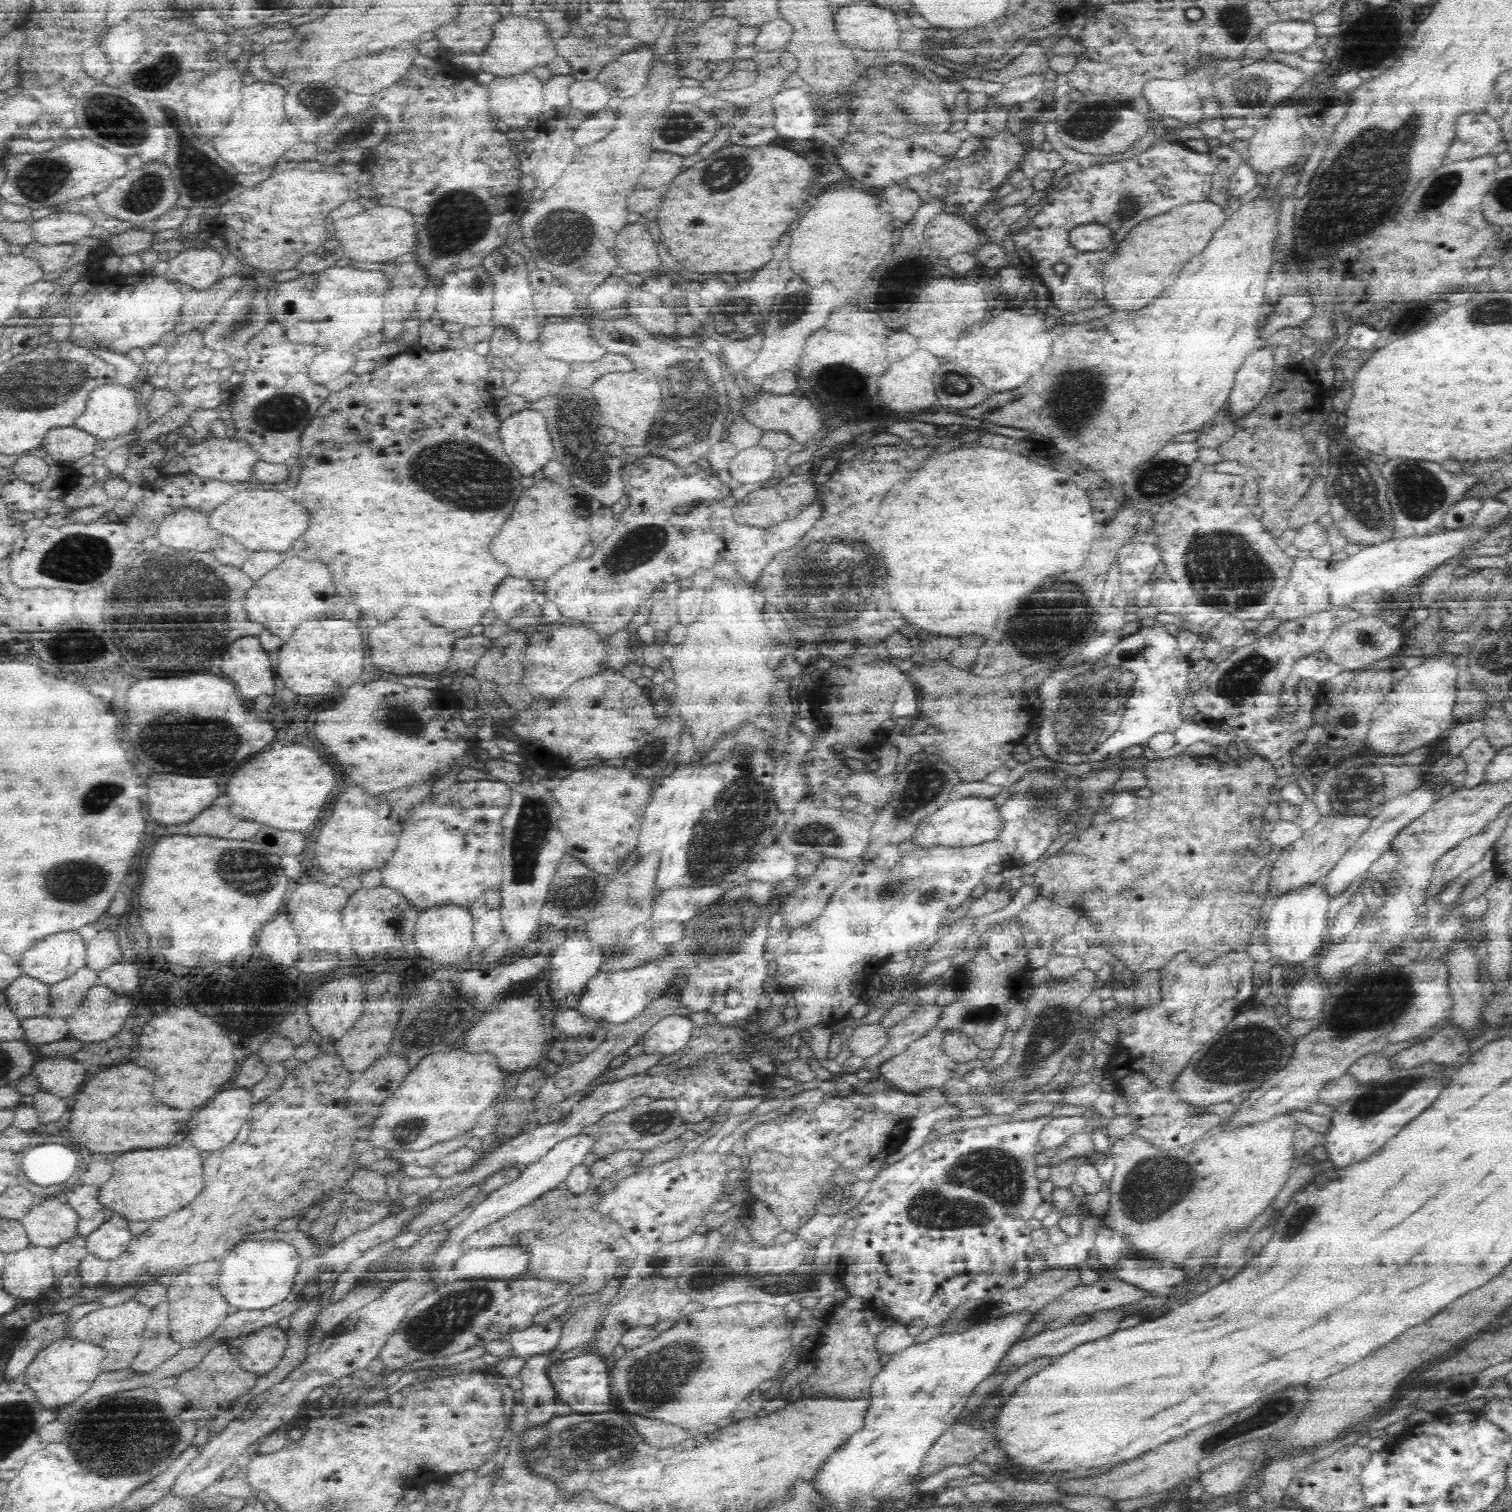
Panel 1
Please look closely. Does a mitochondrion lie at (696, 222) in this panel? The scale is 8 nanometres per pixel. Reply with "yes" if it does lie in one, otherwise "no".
no

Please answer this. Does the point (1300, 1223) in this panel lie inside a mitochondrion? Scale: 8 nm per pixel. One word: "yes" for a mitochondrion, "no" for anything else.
yes

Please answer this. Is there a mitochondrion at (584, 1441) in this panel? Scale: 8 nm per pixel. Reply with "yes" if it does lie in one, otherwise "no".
yes

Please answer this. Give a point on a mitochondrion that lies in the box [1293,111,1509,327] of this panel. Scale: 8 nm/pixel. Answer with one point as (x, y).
(1442, 188)

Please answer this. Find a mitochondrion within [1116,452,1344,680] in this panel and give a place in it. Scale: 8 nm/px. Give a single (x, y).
(1225, 569)

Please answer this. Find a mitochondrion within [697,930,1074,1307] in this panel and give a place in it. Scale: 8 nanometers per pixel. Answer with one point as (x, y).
(998, 1178)

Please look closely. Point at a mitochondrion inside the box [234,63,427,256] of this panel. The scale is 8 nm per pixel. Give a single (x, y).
(319, 101)

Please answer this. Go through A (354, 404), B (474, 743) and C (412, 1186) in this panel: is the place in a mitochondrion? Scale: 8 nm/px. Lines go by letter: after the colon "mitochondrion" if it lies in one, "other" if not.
A: other
B: other
C: other

